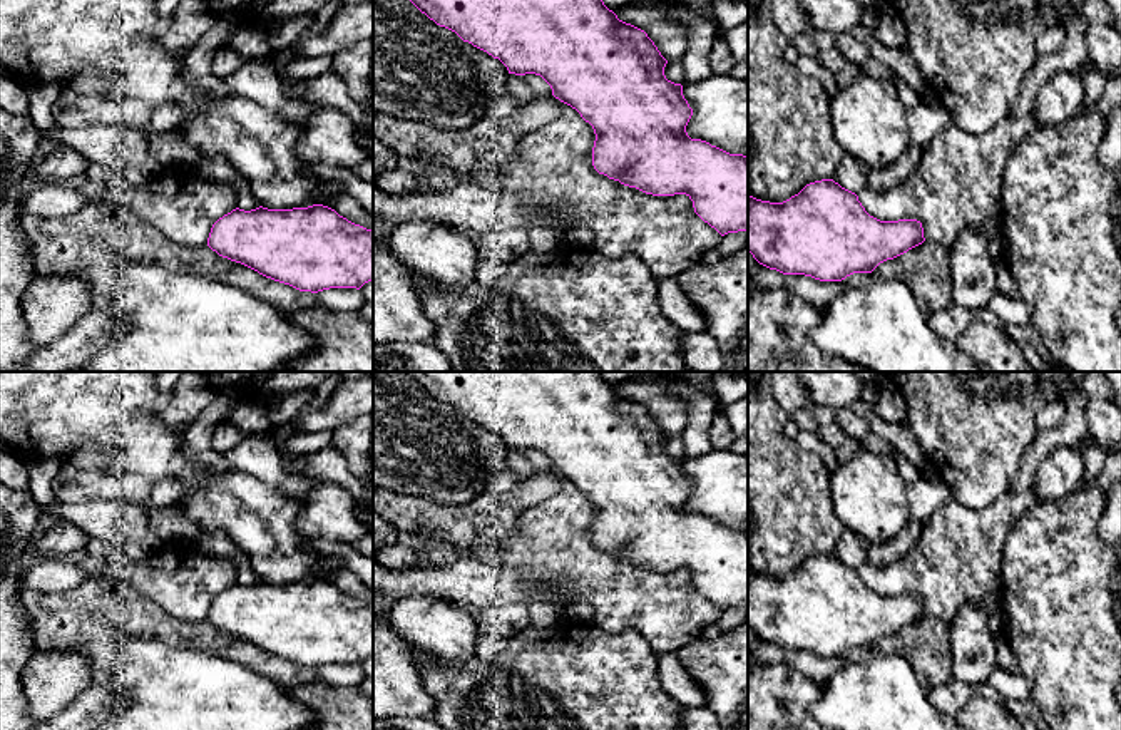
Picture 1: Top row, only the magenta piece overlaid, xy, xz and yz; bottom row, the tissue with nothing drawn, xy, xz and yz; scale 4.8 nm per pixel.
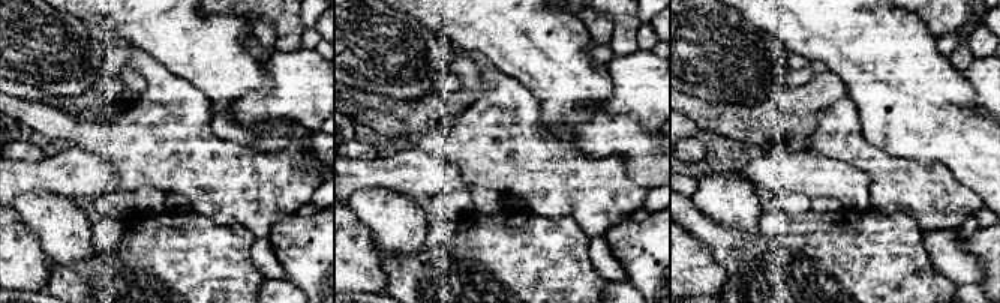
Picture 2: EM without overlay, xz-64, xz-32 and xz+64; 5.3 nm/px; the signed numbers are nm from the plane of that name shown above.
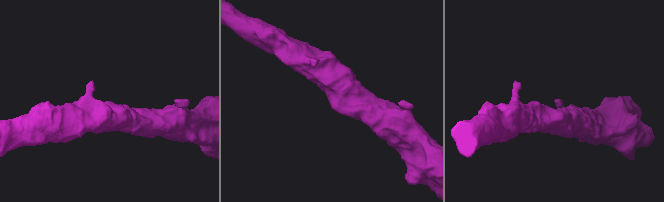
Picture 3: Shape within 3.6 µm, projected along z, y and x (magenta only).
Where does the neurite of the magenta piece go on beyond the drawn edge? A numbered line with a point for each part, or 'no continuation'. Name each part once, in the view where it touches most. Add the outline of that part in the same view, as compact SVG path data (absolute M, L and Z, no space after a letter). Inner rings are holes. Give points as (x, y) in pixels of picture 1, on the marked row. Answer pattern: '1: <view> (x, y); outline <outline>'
no continuation

